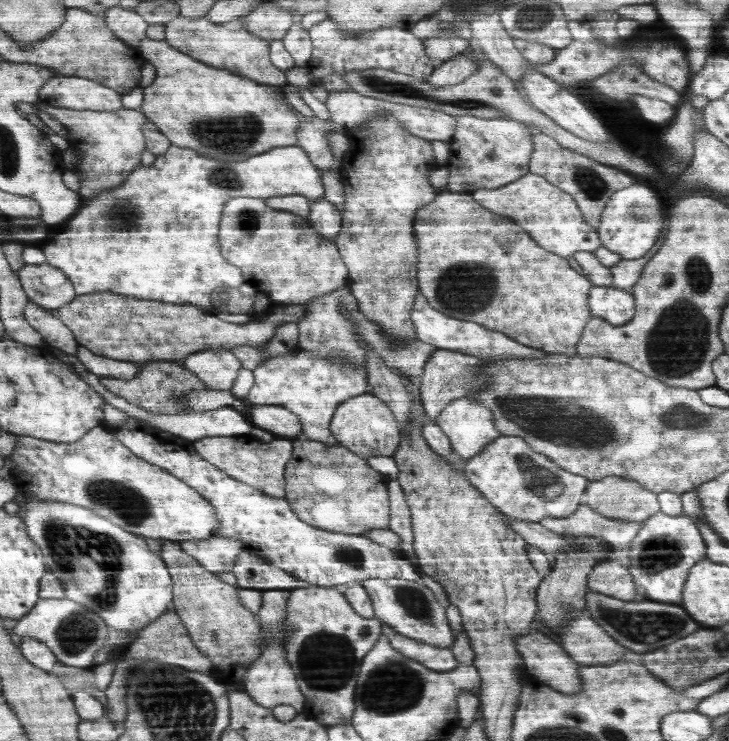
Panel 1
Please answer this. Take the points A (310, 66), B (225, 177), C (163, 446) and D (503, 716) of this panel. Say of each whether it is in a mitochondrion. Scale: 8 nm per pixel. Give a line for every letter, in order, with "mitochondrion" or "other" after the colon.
A: other
B: mitochondrion
C: other
D: mitochondrion

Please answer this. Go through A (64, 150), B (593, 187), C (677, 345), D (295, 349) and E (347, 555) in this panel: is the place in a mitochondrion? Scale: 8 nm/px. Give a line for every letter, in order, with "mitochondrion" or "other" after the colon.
A: other
B: mitochondrion
C: mitochondrion
D: other
E: mitochondrion

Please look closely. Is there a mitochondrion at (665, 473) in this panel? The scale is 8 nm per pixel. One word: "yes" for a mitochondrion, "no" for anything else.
no

